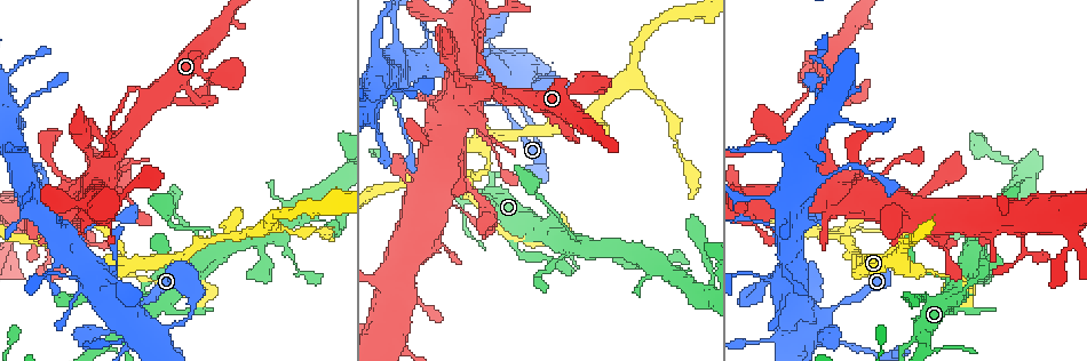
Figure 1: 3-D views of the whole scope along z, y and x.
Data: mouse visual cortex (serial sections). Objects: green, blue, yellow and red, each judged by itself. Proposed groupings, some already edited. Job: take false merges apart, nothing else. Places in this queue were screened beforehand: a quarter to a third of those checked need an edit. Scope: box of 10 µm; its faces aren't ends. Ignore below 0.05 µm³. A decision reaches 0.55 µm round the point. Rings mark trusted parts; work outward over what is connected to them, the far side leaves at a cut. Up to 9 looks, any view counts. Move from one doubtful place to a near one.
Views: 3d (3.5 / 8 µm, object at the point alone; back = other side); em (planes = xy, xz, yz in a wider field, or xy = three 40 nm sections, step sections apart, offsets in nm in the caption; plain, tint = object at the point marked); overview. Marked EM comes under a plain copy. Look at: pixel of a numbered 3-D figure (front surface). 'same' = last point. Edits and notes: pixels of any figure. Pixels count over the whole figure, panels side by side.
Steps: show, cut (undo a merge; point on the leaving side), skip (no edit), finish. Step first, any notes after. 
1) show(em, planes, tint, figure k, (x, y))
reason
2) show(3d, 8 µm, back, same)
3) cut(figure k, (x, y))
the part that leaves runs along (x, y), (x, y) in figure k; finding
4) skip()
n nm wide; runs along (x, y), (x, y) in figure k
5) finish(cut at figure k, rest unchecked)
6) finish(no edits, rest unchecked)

show(3d, 3.5 µm, back, figure 1, (782, 282))
sudden change in width

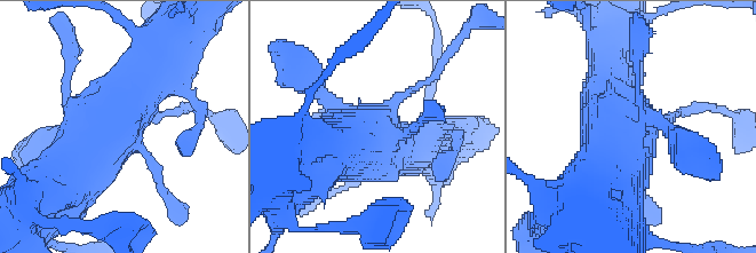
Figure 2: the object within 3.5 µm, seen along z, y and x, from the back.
show(em, xy, step 3, tint, figure 2, (376, 126))

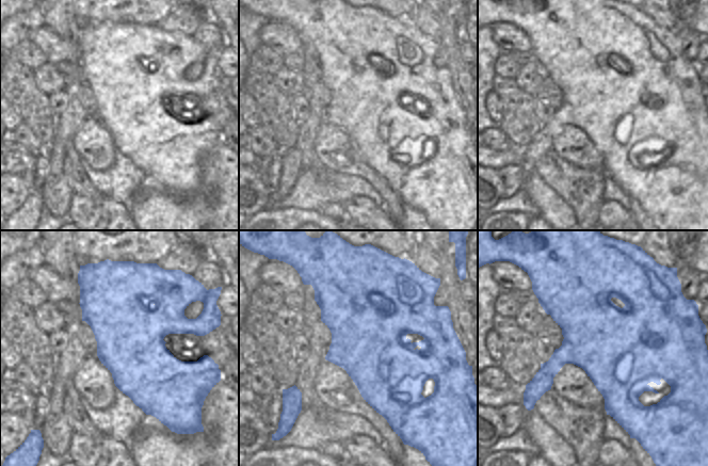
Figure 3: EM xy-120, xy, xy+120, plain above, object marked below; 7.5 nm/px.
show(em, xy, step 5, tint, same)

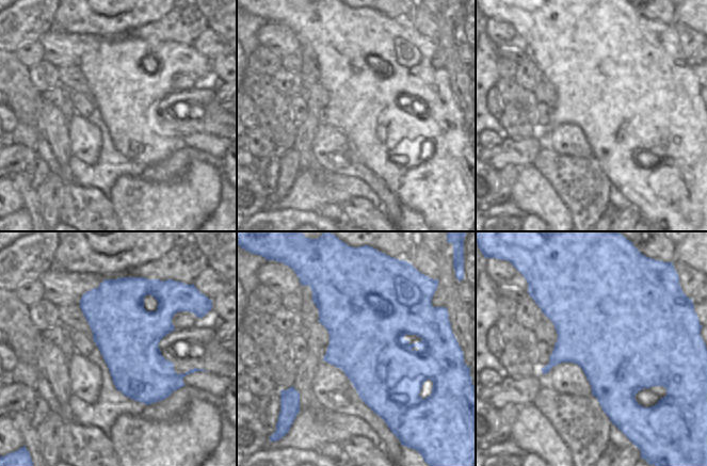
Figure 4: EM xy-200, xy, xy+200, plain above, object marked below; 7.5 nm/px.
skip()
runs along (60, 171), (130, 96), (154, 47) in figure 2; one cell here

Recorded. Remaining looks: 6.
show(3d, 3.5 µm, figure 1, (469, 197))
sudden change in width

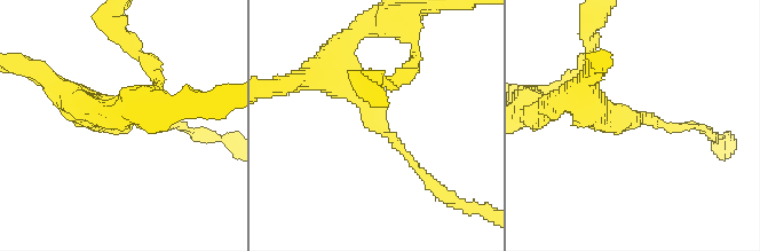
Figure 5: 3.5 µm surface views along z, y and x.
show(em, xy, step 3, tint, figure 5, (375, 122))

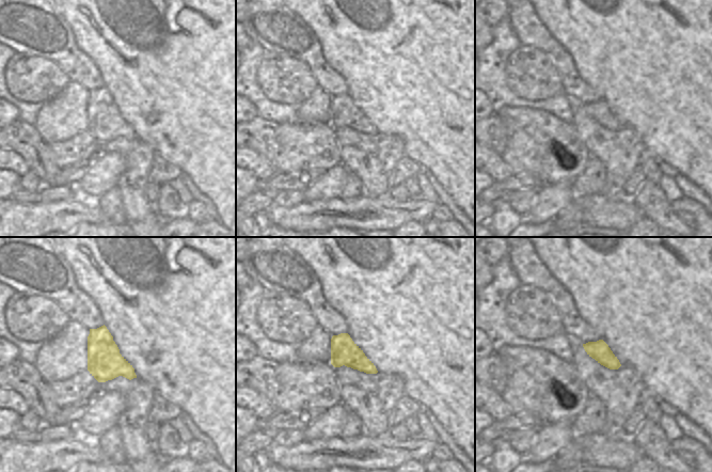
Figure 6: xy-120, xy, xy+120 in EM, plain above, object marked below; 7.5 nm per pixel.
skip()
200 nm wide; runs along (334, 68), (426, 177) in figure 5; one cell here

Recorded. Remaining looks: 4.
show(3d, 8 µm, back, figure 1, (831, 176))
thick turns thin

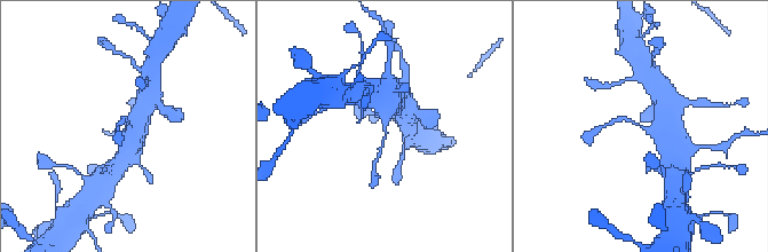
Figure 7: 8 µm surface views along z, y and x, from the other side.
show(3d, 3.5 µm, same)
zoom in

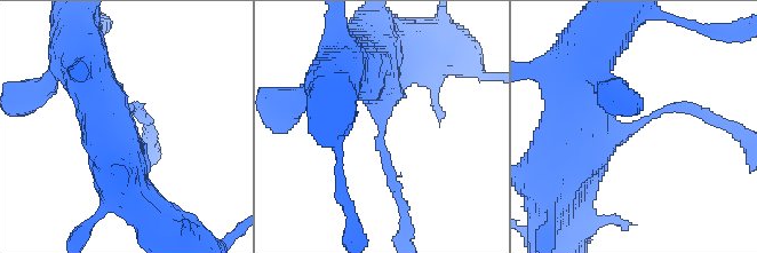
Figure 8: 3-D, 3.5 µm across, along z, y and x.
show(em, xy, step 1, tint, figure 8, (638, 127))
arms of 150, 600 nm; now the EM

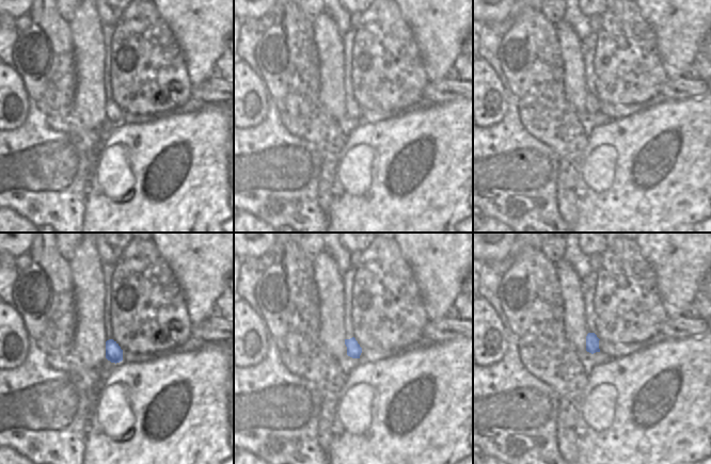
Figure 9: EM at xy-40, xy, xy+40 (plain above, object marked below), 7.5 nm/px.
skip()
runs along (364, 58), (396, 190) in figure 8; one cell here

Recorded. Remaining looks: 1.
finish(no edits, rest unchecked)

